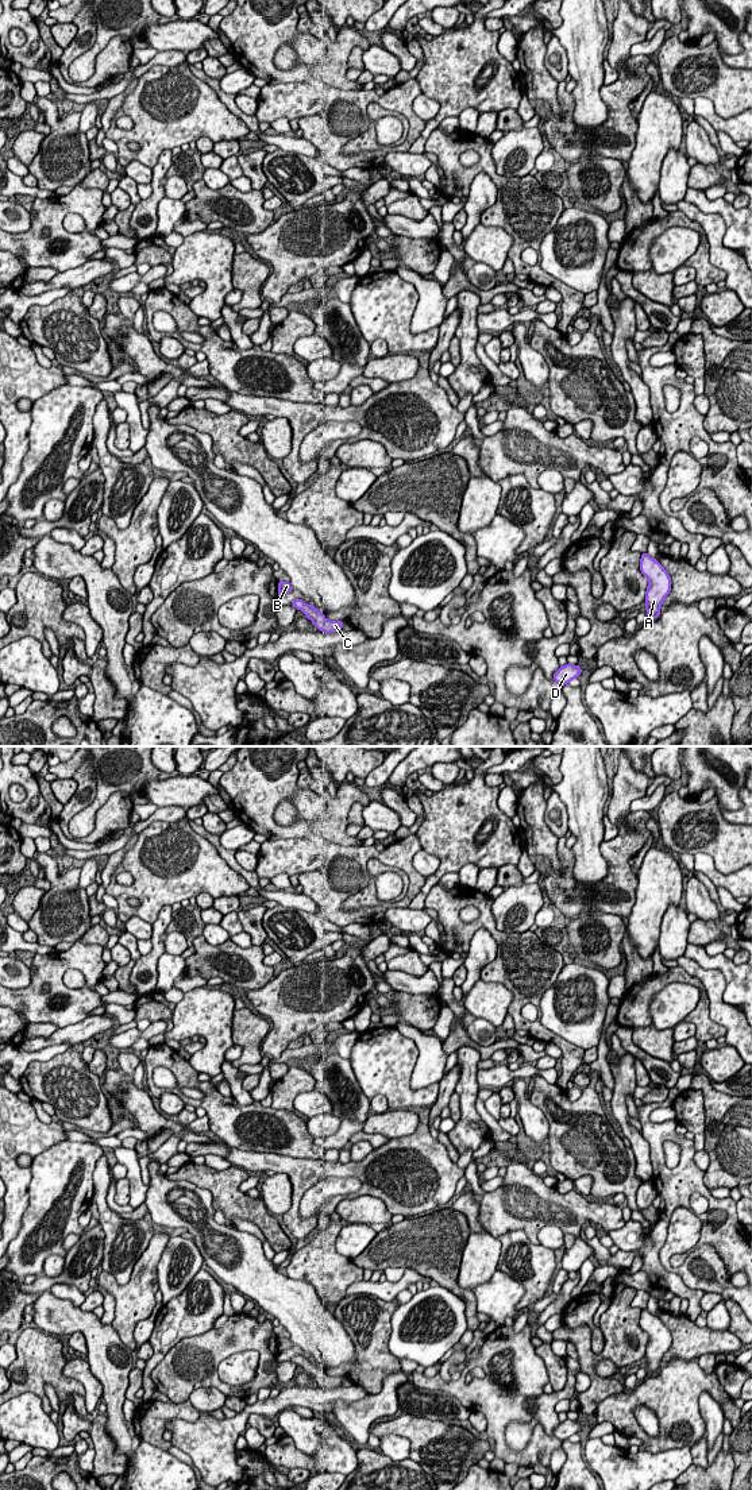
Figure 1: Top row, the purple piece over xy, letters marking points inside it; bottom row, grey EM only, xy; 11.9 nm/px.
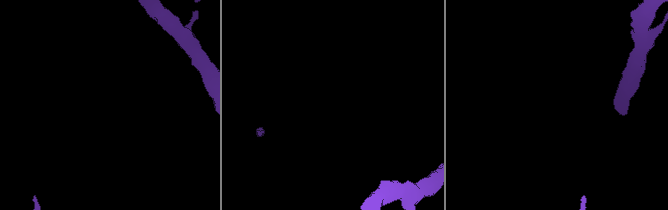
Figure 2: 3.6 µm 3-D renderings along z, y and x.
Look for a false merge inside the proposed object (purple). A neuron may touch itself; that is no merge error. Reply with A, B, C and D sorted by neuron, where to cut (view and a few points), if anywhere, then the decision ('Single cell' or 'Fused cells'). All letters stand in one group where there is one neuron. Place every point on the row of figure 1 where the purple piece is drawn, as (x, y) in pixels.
Groups: A B C D. No split. Single cell

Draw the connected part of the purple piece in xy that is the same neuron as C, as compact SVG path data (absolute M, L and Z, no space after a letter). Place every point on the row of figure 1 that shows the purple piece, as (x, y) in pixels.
M294 599L292 602L292 606L296 607L297 610L302 610L305 617L313 622L317 630L327 632L327 633L343 630L342 629L343 621L327 619L323 613L320 613L312 605L306 605L302 599Z

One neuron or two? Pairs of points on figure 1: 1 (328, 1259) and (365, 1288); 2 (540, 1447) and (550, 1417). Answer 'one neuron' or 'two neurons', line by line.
1: two neurons
2: two neurons

